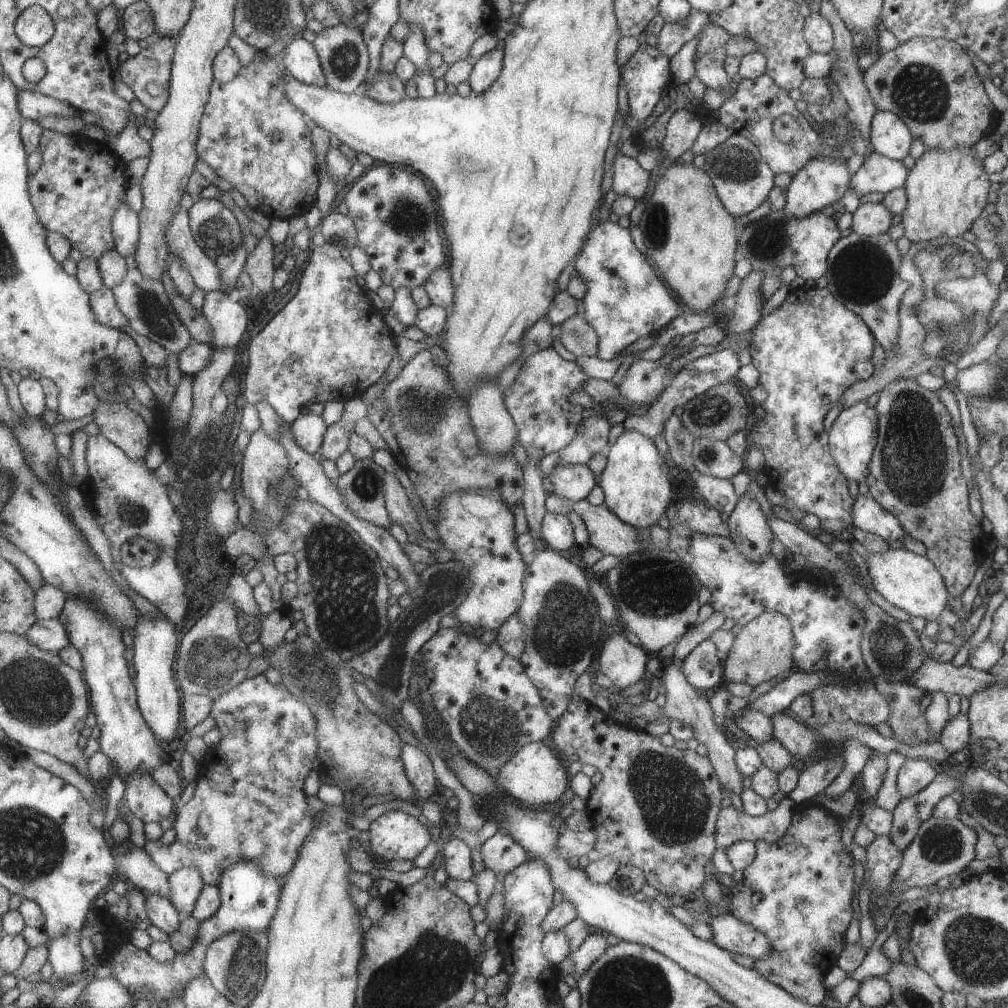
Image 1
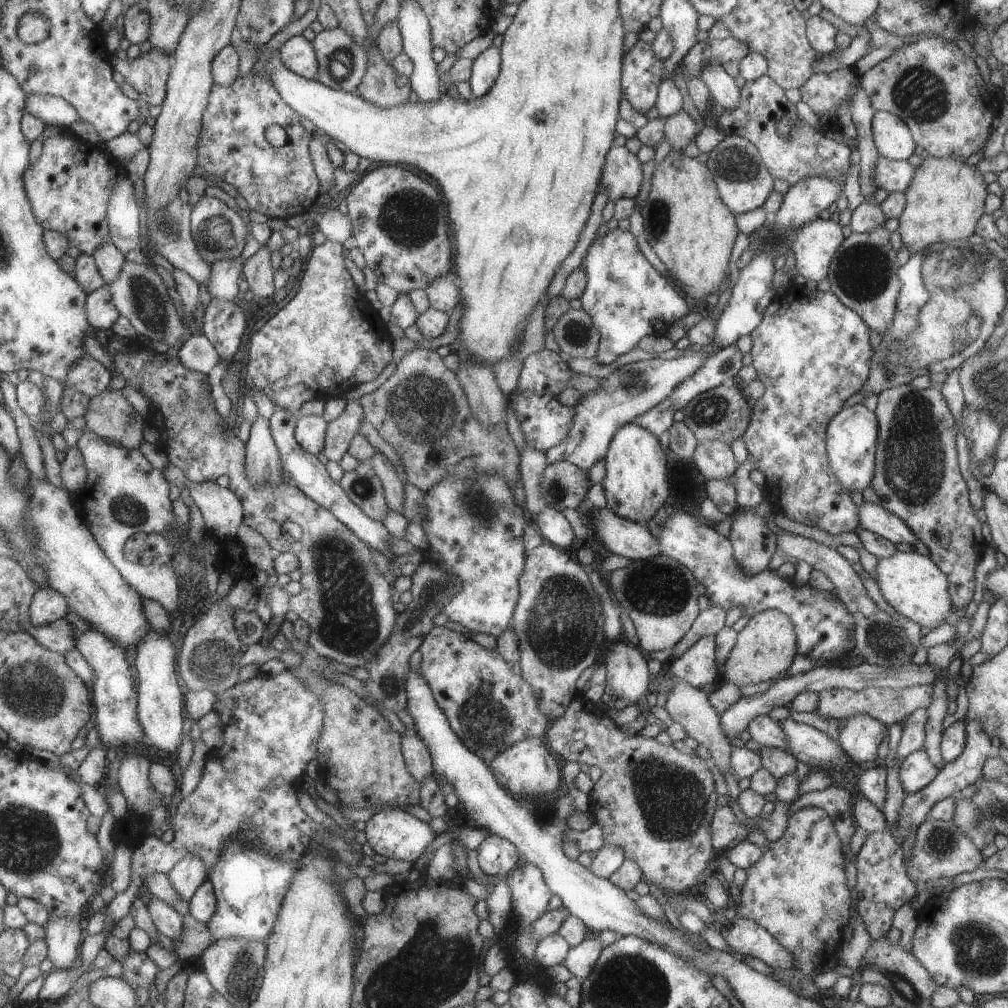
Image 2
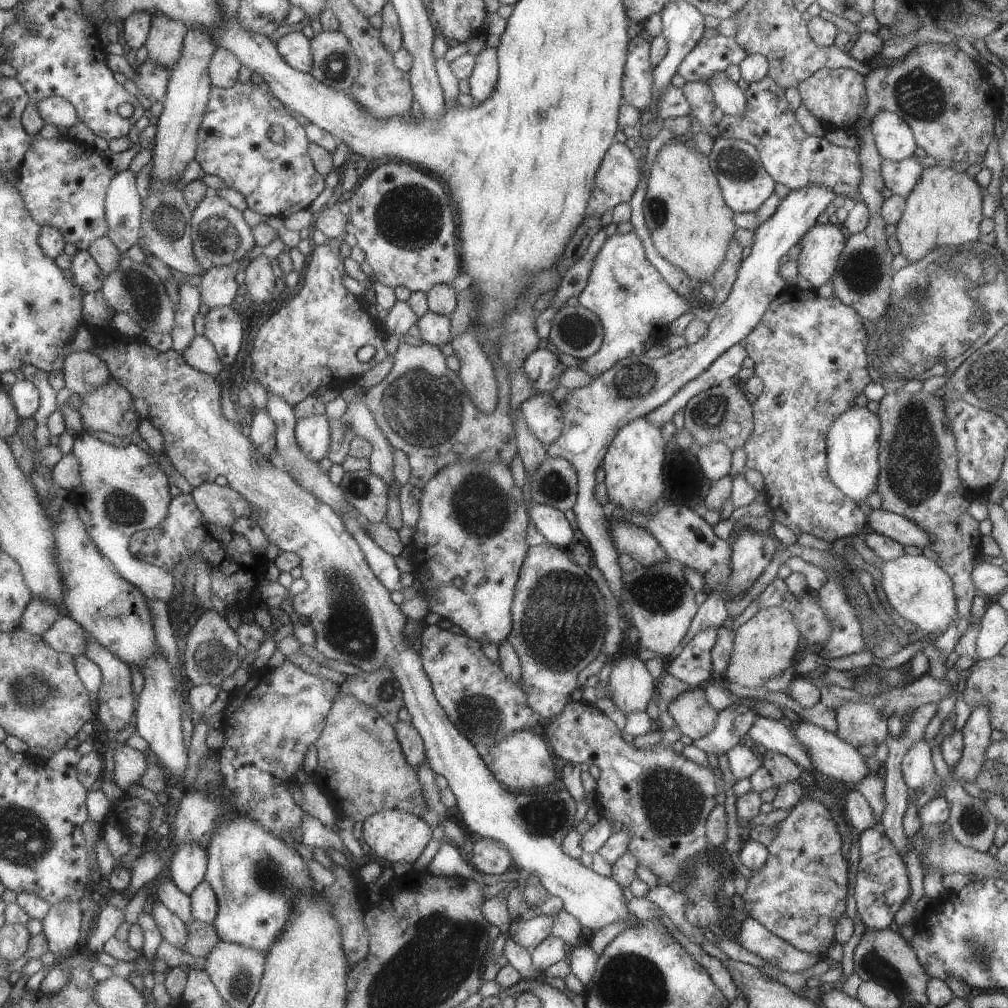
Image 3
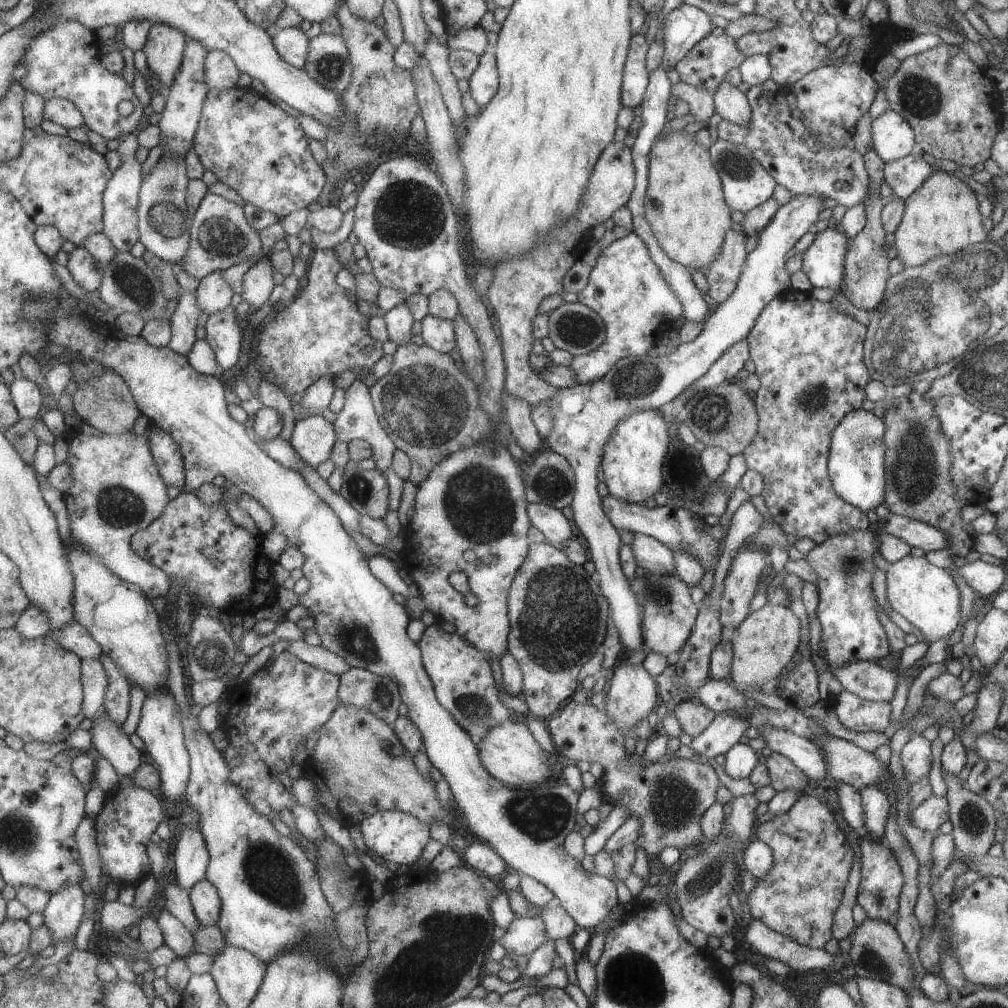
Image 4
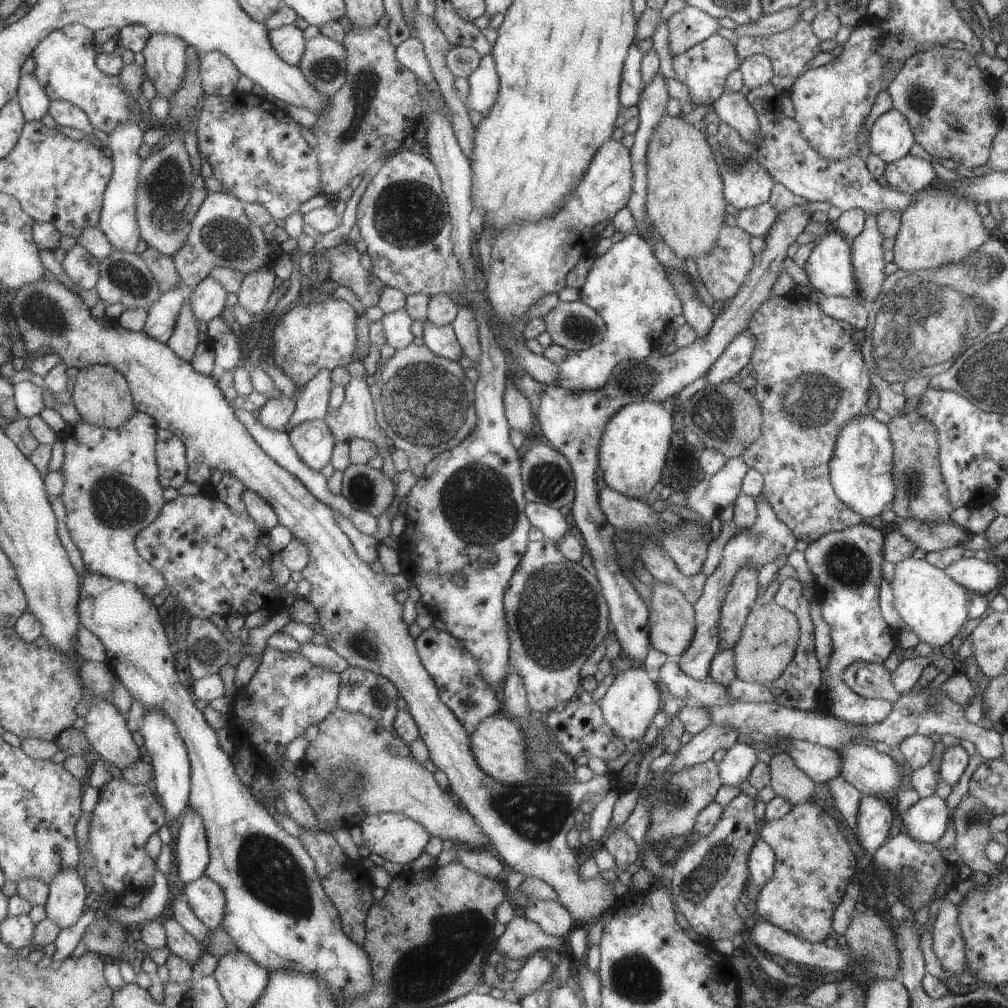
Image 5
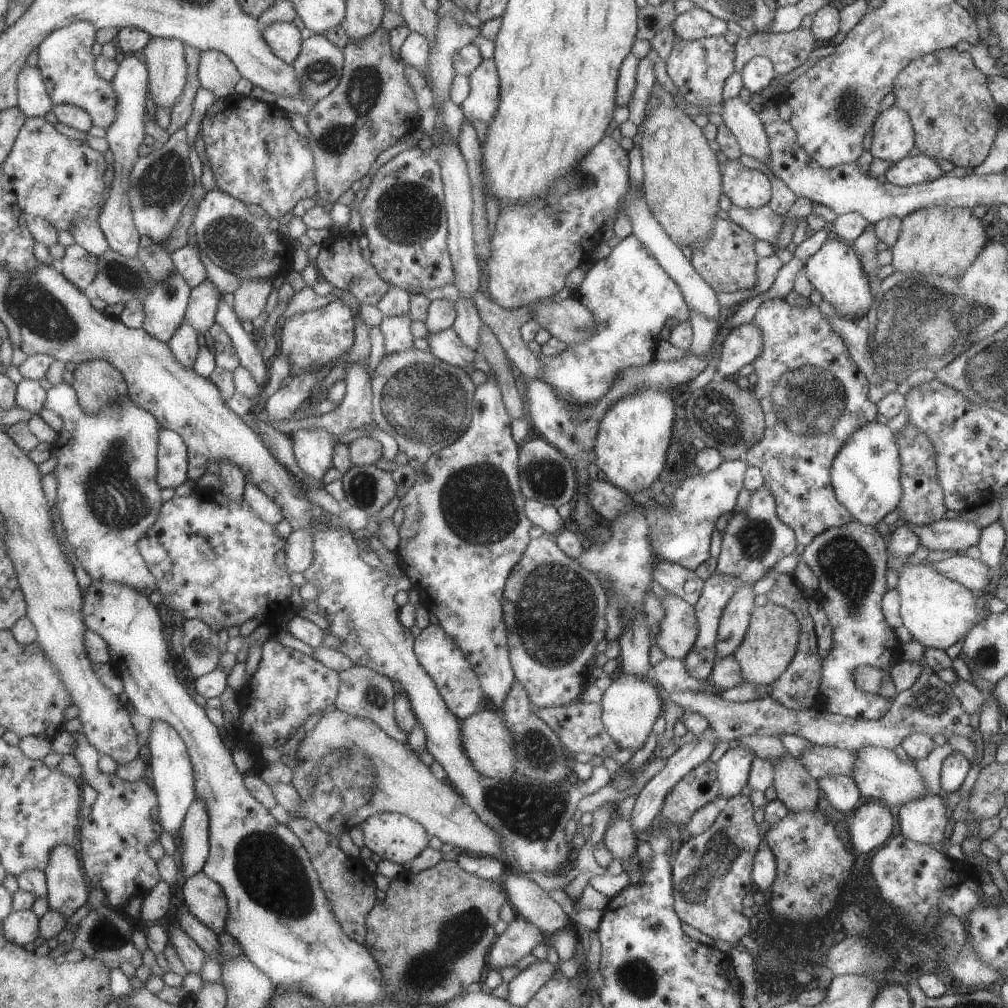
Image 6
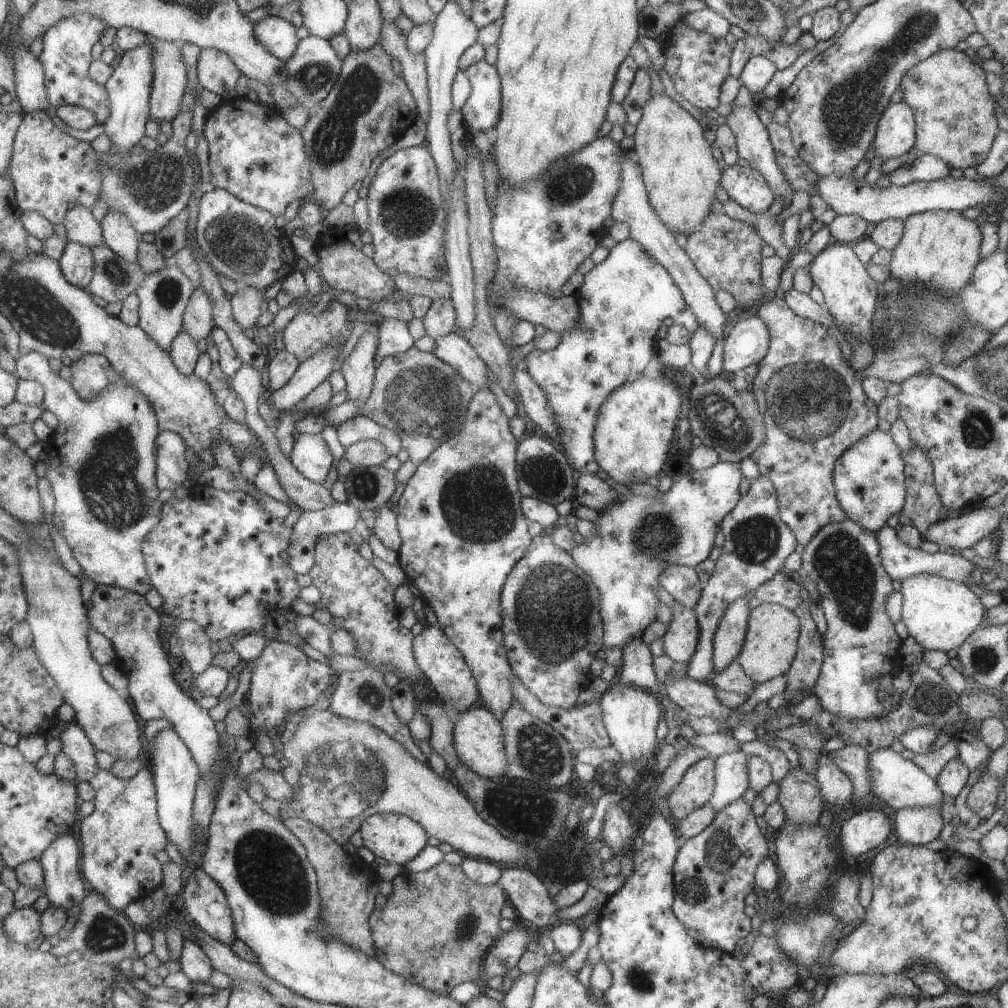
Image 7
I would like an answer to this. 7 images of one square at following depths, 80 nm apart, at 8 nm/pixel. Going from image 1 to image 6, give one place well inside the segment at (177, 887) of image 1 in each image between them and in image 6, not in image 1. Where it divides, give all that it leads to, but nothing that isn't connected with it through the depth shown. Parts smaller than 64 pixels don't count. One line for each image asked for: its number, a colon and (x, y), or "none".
2: (190, 874)
3: (189, 868)
4: (192, 858)
5: (193, 852)
6: (195, 838)

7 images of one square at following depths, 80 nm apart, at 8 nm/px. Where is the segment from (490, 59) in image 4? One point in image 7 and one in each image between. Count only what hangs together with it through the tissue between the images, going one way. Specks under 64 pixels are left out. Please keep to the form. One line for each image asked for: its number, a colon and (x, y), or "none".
5: (483, 83)
6: (482, 101)
7: (480, 111)

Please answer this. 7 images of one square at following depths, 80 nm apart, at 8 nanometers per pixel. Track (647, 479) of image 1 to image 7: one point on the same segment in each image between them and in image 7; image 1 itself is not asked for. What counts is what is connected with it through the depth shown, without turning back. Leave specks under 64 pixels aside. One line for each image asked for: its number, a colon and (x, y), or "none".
2: (635, 484)
3: (633, 464)
4: (633, 461)
5: (631, 451)
6: (632, 437)
7: (635, 423)

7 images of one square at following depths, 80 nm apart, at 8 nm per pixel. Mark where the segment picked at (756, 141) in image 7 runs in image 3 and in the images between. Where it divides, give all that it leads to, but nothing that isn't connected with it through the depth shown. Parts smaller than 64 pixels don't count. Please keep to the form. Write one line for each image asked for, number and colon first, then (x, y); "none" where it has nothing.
3: (727, 96)
4: (731, 104)
5: (731, 108)
6: (738, 117)

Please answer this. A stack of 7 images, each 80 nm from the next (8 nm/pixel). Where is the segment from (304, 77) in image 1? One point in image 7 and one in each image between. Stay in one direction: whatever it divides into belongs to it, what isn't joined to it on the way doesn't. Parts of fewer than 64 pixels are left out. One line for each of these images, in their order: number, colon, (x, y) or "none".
2: (299, 54)
3: (295, 47)
4: (293, 44)
5: (288, 40)
6: (285, 38)
7: (279, 35)

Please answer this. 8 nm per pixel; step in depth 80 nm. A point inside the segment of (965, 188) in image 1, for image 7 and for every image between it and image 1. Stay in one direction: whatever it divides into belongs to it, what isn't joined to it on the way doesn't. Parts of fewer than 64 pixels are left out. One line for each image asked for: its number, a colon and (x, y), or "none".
2: (945, 198)
3: (943, 208)
4: (941, 217)
5: (938, 228)
6: (943, 241)
7: (939, 247)

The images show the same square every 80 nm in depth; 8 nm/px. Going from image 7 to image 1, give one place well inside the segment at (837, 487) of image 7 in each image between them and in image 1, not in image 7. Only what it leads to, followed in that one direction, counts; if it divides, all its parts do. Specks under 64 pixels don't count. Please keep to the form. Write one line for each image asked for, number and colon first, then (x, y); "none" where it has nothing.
1: (852, 437)
2: (851, 435)
3: (852, 448)
4: (855, 466)
5: (861, 473)
6: (864, 475)

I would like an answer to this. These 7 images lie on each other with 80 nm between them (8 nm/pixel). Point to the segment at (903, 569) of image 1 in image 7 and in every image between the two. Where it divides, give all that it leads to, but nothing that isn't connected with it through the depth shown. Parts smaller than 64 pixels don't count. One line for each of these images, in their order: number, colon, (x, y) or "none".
2: (910, 583)
3: (916, 589)
4: (925, 596)
5: (934, 607)
6: (937, 612)
7: (939, 614)

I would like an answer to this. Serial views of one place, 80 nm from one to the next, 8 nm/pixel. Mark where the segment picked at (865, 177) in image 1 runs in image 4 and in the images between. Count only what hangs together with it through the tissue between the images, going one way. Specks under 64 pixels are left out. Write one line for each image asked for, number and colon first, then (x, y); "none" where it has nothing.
2: (892, 176)
3: (899, 177)
4: (905, 175)

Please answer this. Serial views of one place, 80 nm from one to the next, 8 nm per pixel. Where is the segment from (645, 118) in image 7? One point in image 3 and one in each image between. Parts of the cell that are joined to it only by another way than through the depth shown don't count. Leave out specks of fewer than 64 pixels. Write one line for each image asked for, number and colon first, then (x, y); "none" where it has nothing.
3: (690, 226)
4: (684, 206)
5: (684, 201)
6: (681, 183)

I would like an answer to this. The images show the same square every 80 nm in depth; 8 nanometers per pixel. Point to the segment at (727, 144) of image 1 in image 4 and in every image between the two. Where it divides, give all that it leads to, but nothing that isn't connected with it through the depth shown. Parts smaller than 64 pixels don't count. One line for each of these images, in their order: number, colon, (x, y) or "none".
2: (743, 183)
3: (744, 184)
4: (745, 184)

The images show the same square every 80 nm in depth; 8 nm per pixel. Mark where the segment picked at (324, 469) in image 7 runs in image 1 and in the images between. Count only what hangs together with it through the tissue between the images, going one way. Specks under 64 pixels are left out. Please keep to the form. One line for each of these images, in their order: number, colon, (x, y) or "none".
1: (309, 430)
2: (310, 432)
3: (313, 434)
4: (313, 438)
5: (314, 443)
6: (314, 449)

